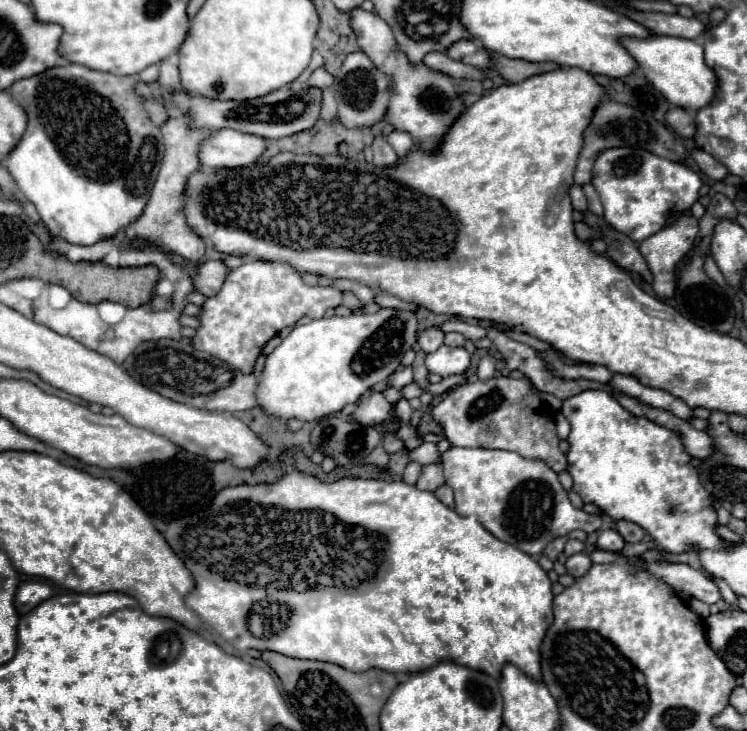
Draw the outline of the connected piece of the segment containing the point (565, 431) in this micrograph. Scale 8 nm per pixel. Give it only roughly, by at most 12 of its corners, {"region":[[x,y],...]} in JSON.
{"region":[[561,412],[555,416],[556,431],[560,440],[566,440],[570,424]]}

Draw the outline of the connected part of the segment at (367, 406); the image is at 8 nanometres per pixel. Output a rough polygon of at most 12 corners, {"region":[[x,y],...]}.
{"region":[[366,392],[352,418],[364,426],[388,418],[390,402],[380,392]]}

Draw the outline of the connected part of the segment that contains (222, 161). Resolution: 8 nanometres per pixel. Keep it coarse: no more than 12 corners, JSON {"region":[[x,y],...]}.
{"region":[[224,128],[200,142],[202,166],[256,164],[264,140]]}

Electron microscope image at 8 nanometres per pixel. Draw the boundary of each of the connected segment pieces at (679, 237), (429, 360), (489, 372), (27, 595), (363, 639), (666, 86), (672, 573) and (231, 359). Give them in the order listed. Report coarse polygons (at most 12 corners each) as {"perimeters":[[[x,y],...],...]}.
{"perimeters":[[[698,220],[674,224],[638,242],[660,298],[674,296],[674,268],[692,248]],[[440,346],[426,368],[442,378],[470,366],[466,348]],[[490,348],[488,354],[479,362],[477,377],[481,381],[494,376],[494,354]],[[24,582],[16,594],[16,610],[28,614],[52,596],[46,582]],[[288,472],[164,540],[236,650],[540,680],[540,564]],[[620,38],[674,106],[700,110],[716,74],[696,40]],[[646,564],[674,592],[716,604],[722,598],[712,578],[688,564]],[[250,260],[192,338],[250,374],[266,342],[342,304],[288,264]]]}

